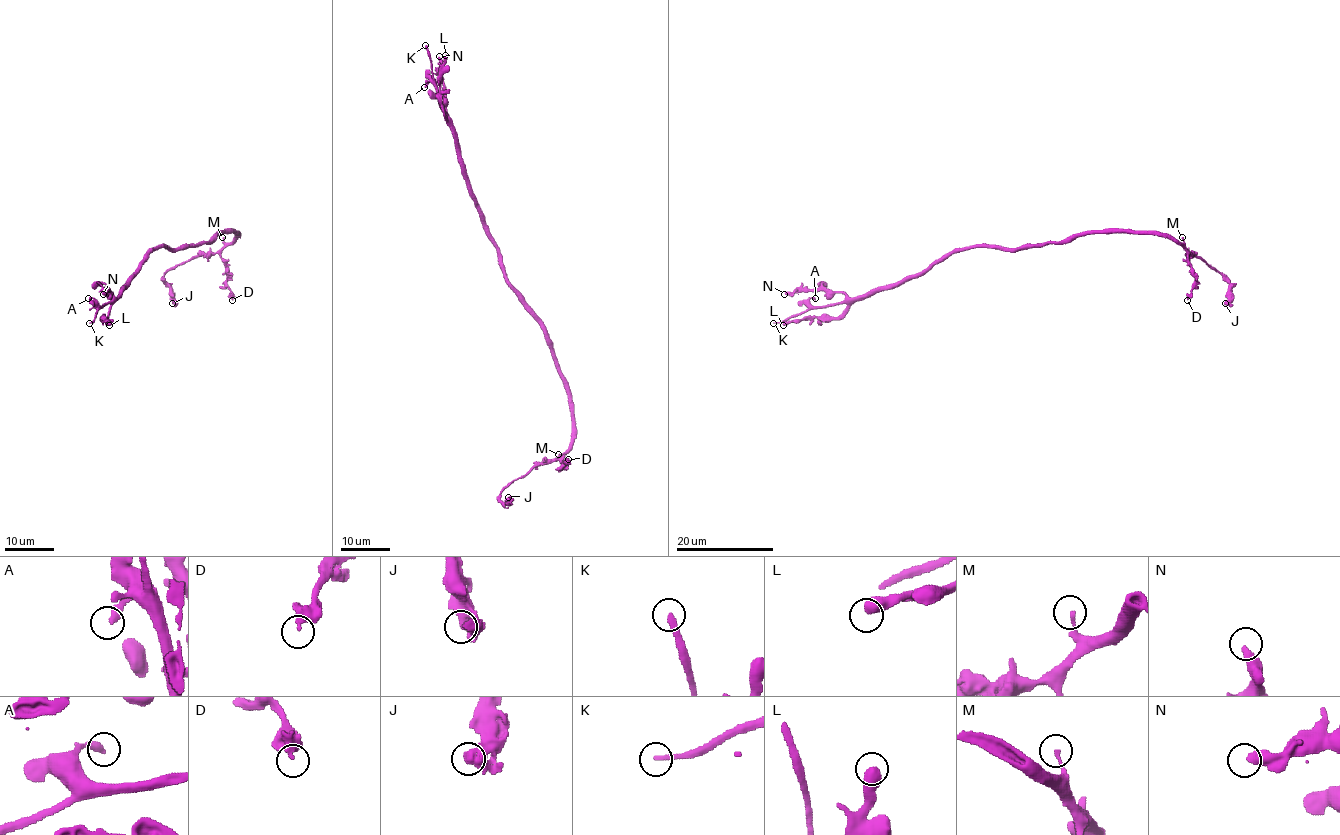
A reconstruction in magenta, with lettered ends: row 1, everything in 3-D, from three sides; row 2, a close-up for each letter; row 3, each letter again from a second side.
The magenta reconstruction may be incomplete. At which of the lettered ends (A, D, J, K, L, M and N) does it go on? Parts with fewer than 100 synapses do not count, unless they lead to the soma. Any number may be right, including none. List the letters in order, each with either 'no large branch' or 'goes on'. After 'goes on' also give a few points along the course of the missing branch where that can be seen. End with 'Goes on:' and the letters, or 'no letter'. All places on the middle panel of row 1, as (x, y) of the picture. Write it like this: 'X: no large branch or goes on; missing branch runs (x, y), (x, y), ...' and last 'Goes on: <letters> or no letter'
A: no large branch
D: no large branch
J: no large branch
K: goes on
L: no large branch
M: no large branch
N: no large branch
Goes on: K

